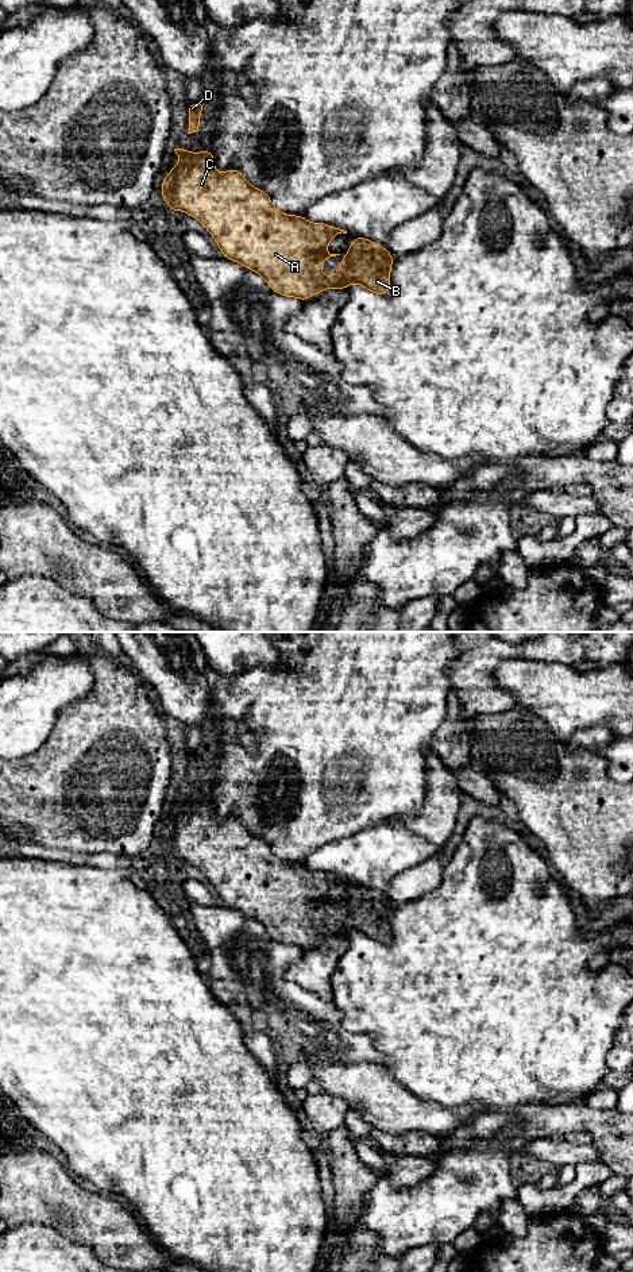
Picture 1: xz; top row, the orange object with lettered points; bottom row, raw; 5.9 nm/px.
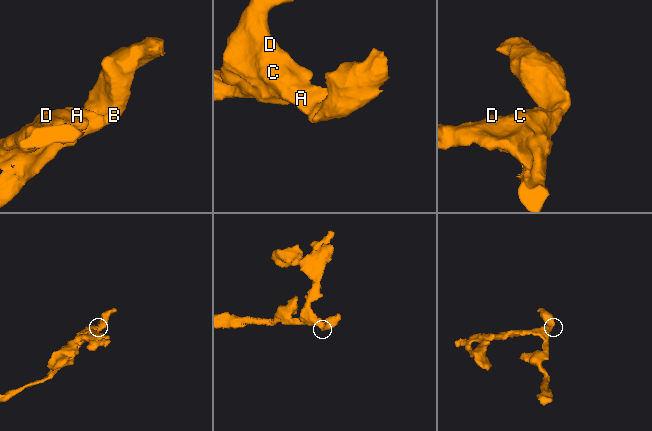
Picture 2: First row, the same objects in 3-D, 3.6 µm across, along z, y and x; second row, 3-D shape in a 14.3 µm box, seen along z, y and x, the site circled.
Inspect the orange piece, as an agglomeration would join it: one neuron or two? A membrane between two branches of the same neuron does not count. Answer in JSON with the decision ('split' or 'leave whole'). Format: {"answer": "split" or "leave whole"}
{"answer": "leave whole"}

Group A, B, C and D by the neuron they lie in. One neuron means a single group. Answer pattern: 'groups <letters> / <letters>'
groups A B C D

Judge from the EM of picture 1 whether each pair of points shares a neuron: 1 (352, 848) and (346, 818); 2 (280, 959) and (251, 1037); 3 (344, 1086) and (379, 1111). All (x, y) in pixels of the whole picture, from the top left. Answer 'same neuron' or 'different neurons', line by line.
1: different neurons
2: different neurons
3: same neuron

